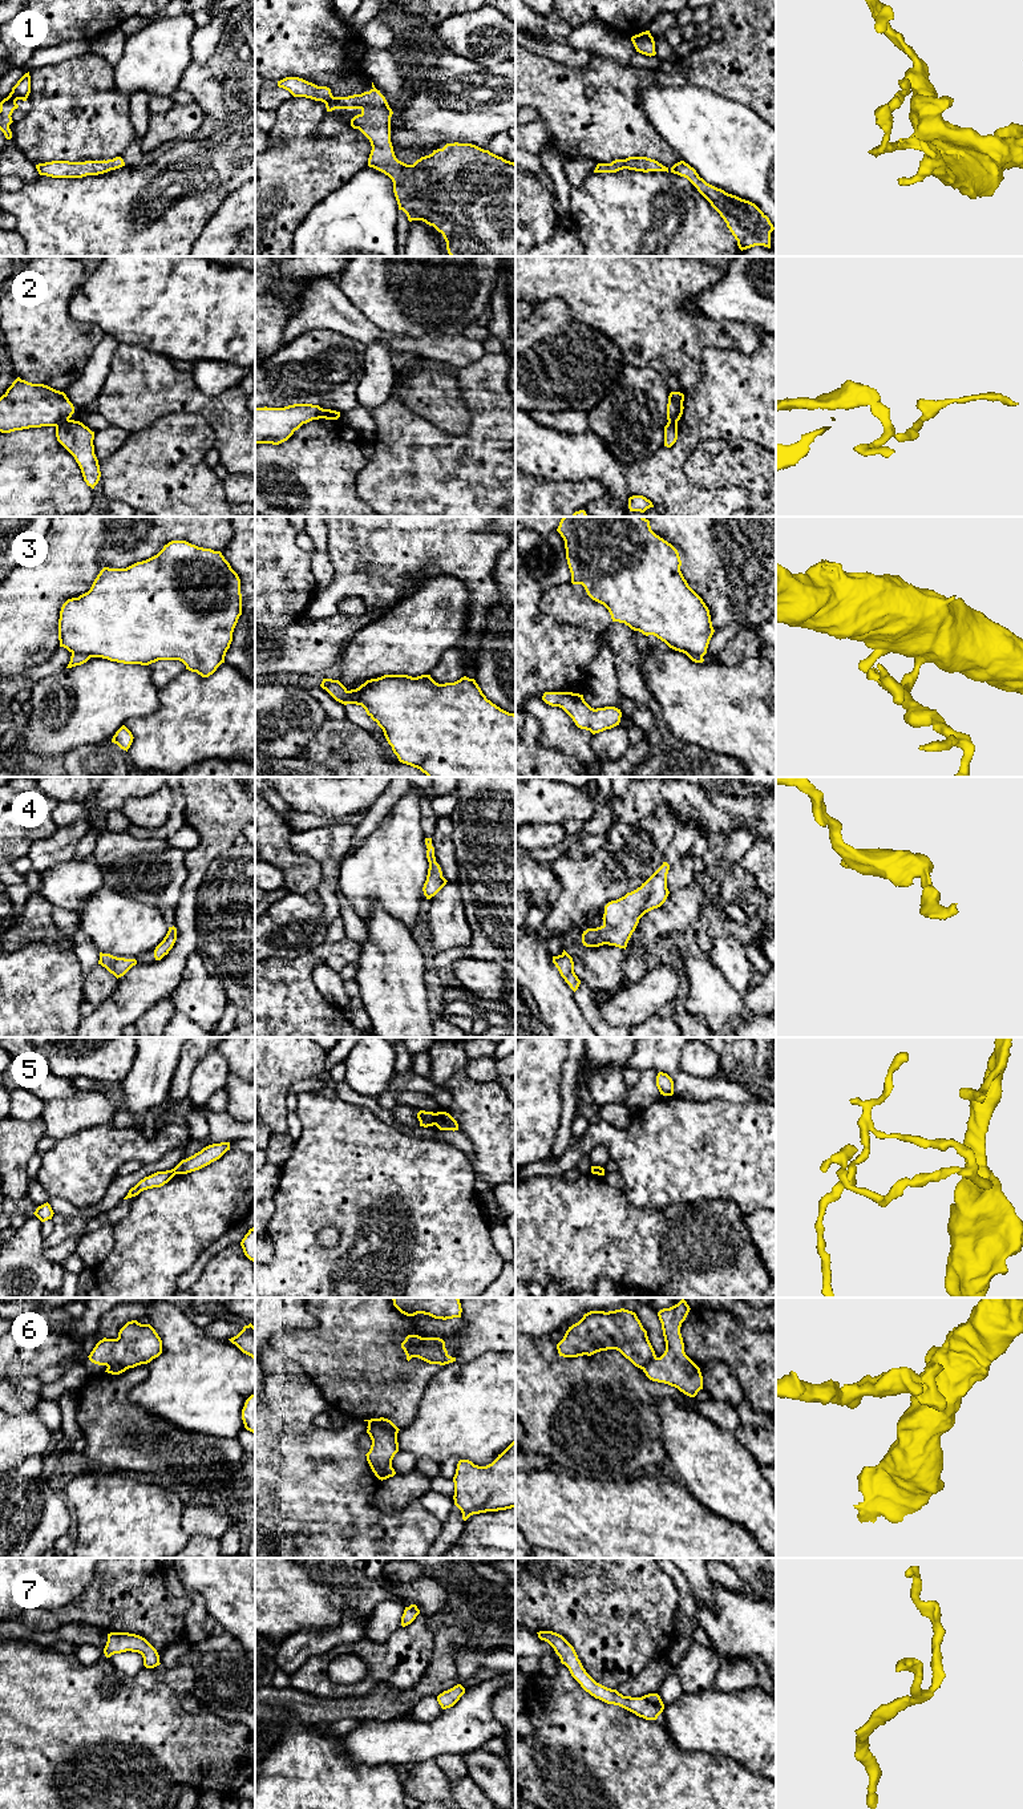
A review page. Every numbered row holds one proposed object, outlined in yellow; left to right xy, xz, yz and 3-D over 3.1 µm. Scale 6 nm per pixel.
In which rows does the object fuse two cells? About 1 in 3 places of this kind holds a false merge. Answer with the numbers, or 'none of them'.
2, 3, 5, 6

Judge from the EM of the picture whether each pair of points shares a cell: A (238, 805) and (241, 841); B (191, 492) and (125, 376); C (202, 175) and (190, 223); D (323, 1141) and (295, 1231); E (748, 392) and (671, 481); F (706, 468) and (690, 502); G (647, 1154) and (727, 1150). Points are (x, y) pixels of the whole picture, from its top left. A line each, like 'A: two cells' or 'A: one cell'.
A: two cells
B: two cells
C: one cell
D: one cell
E: one cell
F: two cells
G: one cell

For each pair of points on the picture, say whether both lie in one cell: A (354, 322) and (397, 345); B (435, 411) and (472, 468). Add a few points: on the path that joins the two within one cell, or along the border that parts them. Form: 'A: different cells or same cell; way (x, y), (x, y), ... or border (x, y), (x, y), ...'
A: same cell; way (364, 331), (387, 338)
B: different cells; border (421, 417), (451, 433), (461, 433), (470, 421)

